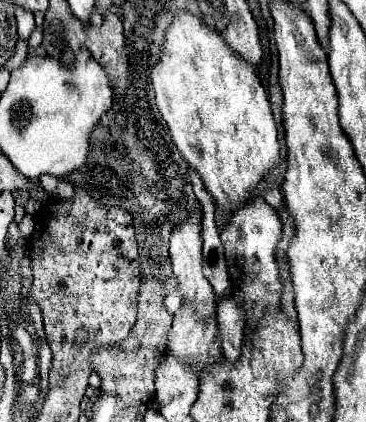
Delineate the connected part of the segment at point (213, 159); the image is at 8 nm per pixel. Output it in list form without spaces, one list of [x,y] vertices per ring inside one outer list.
[[[179,10],[165,30],[165,42],[159,52],[159,60],[151,70],[151,78],[159,112],[171,130],[177,150],[181,152],[183,160],[199,172],[213,200],[225,212],[233,212],[241,204],[247,204],[249,192],[257,188],[265,172],[271,170],[279,160],[277,126],[257,70],[245,62],[245,58],[241,60],[241,56],[229,48],[217,30],[207,26],[195,14]]]

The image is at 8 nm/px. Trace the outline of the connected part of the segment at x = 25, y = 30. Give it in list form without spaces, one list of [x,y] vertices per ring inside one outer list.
[[[17,8],[15,10],[15,18],[17,18],[17,28],[19,28],[19,38],[27,40],[35,22],[33,22],[33,14],[29,10],[23,10],[23,8]]]

